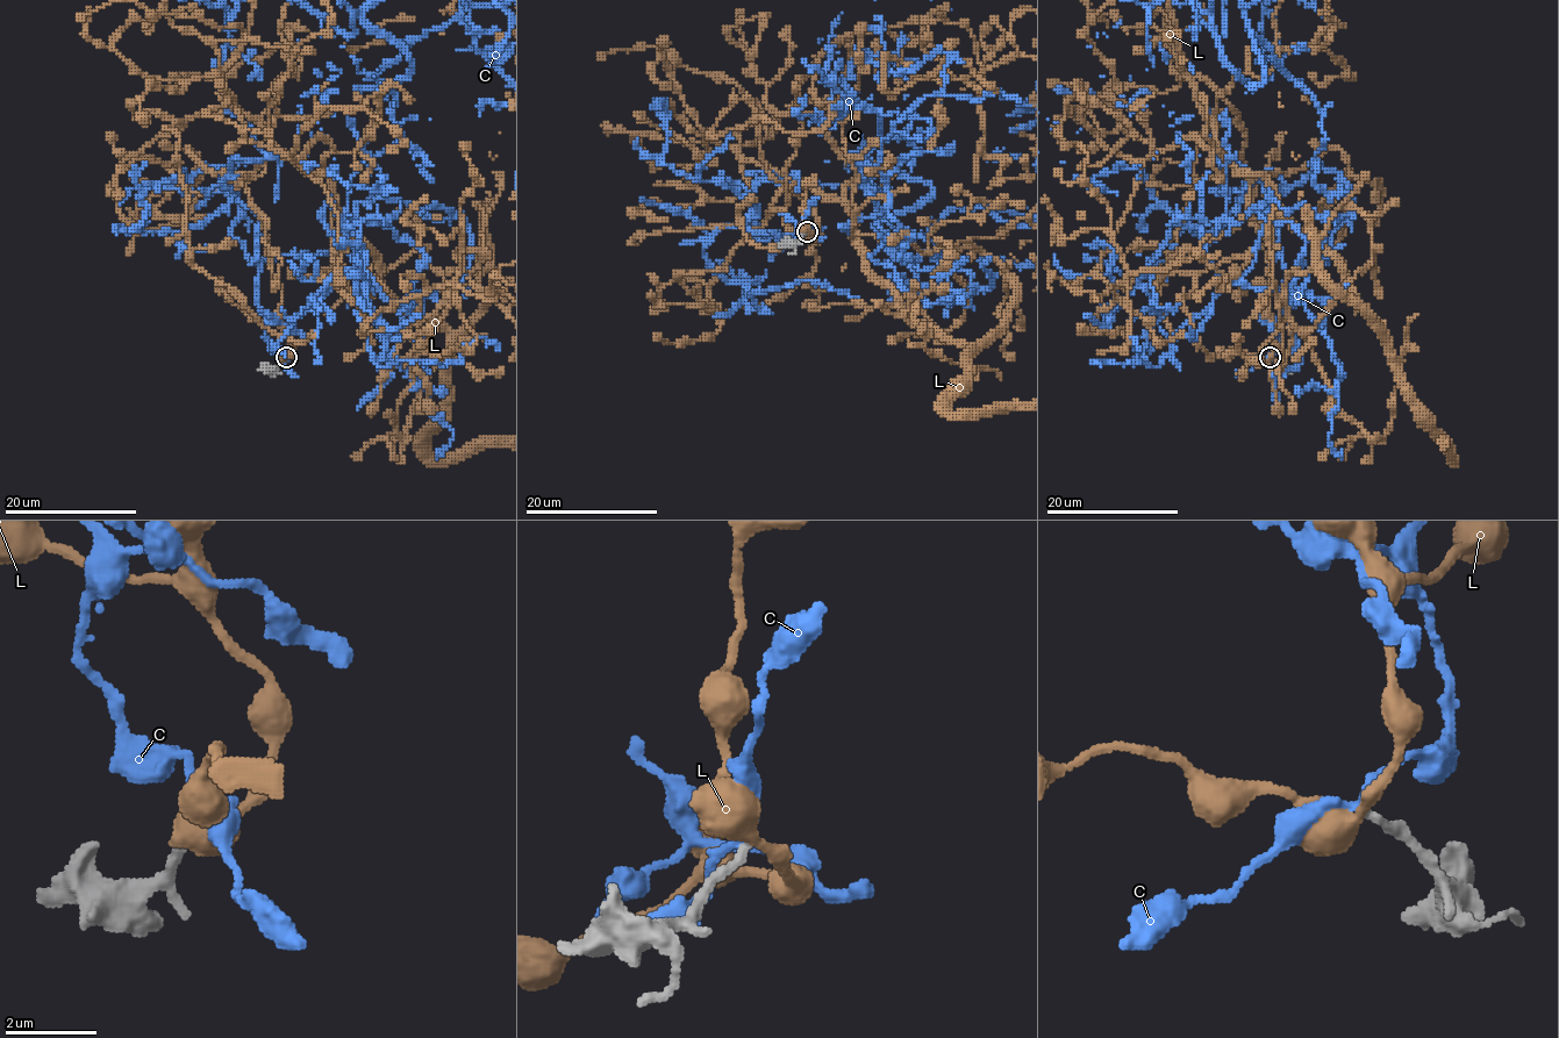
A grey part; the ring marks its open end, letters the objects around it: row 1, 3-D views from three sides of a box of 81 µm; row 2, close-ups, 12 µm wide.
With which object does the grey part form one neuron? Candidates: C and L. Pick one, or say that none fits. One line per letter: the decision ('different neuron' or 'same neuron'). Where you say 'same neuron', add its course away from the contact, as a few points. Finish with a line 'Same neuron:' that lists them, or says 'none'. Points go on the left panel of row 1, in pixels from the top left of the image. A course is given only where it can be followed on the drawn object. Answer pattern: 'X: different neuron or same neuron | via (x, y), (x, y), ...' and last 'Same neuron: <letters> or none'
C: different neuron
L: different neuron
Same neuron: none

